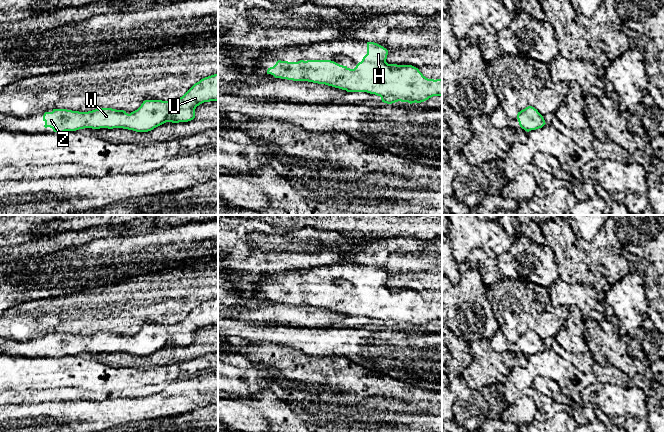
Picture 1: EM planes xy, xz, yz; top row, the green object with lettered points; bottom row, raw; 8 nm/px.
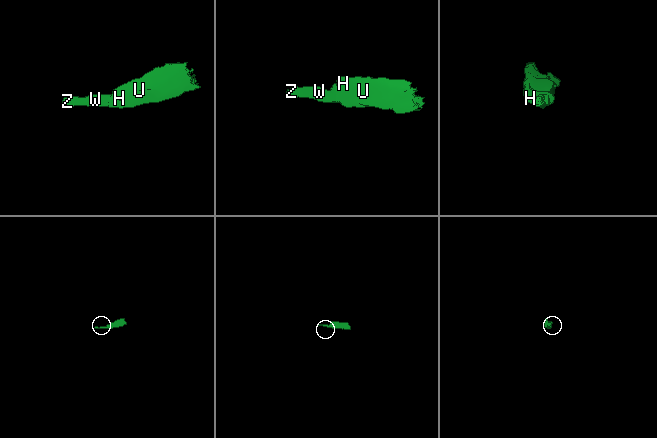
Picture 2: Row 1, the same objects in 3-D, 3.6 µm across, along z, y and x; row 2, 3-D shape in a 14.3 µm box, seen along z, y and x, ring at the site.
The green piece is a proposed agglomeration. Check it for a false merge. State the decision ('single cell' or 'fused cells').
single cell

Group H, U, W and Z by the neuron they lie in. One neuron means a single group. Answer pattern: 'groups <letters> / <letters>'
groups H U W Z

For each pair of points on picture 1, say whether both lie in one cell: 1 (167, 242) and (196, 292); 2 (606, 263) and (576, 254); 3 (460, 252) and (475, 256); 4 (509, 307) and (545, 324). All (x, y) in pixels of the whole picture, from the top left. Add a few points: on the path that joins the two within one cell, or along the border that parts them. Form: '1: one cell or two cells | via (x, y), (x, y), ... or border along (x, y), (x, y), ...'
1: two cells | border along (181, 268), (168, 268), (158, 271)
2: one cell | via (599, 262), (583, 261)
3: two cells | border along (491, 258), (481, 249), (473, 249), (466, 261)
4: one cell | via (518, 307), (528, 307), (536, 315)

